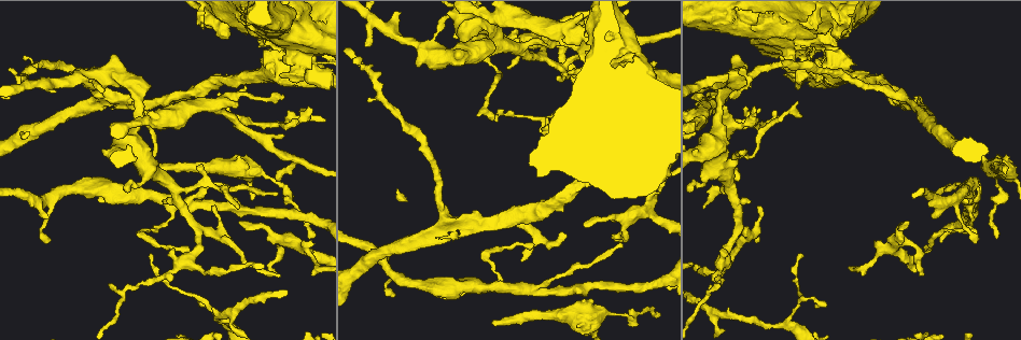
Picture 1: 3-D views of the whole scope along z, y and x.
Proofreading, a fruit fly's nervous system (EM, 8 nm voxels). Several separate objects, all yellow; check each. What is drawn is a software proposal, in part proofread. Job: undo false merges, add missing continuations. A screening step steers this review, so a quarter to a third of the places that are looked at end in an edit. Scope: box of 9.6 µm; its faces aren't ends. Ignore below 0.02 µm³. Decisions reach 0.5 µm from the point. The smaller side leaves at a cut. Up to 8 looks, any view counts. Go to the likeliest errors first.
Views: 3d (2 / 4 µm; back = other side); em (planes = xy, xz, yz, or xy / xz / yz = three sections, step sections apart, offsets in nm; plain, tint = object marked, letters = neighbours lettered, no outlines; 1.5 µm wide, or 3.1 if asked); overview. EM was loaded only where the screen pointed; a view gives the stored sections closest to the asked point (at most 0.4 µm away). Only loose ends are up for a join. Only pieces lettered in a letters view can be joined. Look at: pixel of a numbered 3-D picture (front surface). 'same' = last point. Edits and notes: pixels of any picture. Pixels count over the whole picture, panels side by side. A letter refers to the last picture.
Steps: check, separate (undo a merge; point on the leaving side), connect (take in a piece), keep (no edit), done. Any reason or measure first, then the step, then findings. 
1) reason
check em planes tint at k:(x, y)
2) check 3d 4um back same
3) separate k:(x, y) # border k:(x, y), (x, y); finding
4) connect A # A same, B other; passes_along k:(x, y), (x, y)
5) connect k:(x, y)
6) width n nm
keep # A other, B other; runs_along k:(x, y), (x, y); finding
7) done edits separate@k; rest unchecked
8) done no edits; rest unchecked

three arms meet
check 3d 2um at 1:(722, 260)

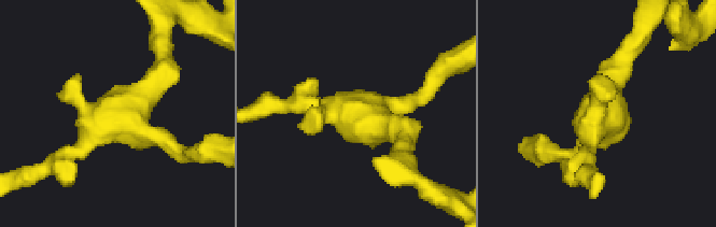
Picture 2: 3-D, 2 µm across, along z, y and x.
arms 3
check em xz step 4 tint at 2:(603, 116)

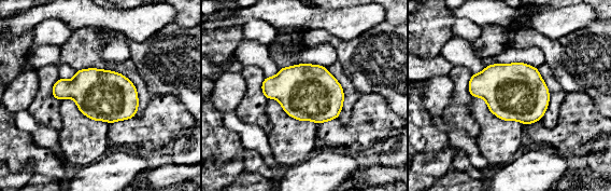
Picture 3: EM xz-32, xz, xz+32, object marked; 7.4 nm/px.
another direction
check em yz step 8 letters same

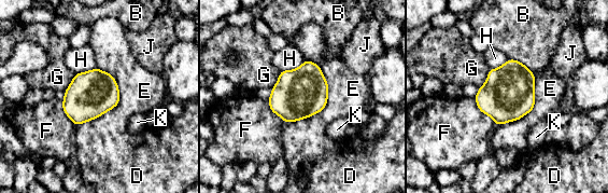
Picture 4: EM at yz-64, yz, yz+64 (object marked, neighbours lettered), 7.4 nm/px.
keep # B other, D other, E other, F other, G other, H other, J other, K other; border 4:(118, 102), (100, 115), (76, 126); all the same neuron

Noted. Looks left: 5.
branch stops here
check em planes letters at 1:(276, 181)

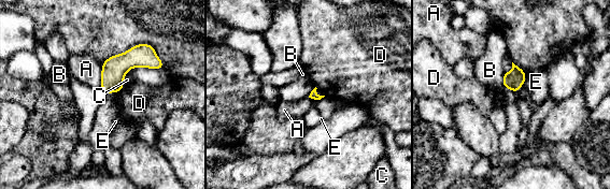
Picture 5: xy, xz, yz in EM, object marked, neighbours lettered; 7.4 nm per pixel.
keep # A other, B other, C other, D other, E other; no lettered piece goes on from it

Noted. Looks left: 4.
sudden change in width
check 3d 2um at 1:(559, 30)

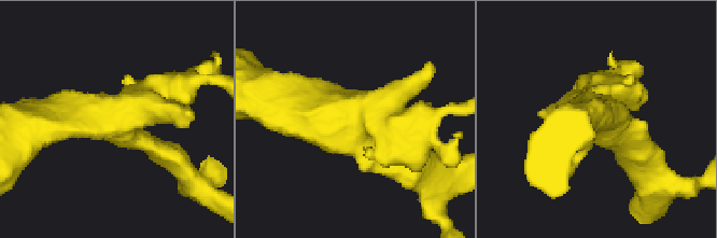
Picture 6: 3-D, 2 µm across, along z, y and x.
check em planes letters at 6:(349, 125)

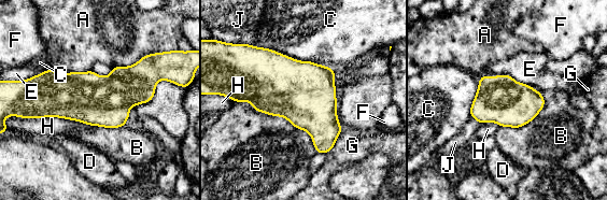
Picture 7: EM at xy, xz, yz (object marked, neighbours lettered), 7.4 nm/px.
keep # A other, B other, C other, D other, E other, F other, G other, H other, J other; border 7:(508, 73), (540, 93); one neuron here

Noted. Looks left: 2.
done no edits; rest unchecked

